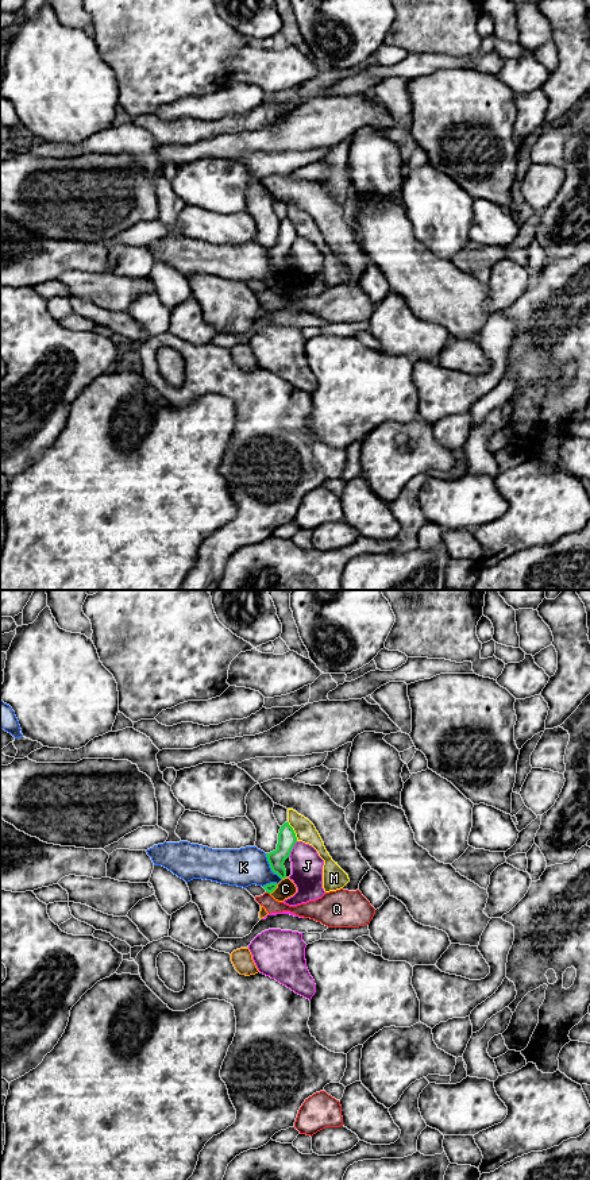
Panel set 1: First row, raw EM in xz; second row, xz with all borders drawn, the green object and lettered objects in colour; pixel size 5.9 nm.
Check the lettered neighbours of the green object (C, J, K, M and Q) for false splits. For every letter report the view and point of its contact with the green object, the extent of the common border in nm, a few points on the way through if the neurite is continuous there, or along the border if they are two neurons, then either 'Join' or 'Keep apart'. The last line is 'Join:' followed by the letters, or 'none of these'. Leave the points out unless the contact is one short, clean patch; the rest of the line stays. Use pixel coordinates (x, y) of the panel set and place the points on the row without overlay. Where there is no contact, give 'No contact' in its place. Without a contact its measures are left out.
C: Touches green at xz (284, 273). Shared border 30 nm. Boundary: xz (285, 272), (282, 274). Keep apart
J: Touches green at xz (292, 243). Shared border 110 nm. Keep apart
K: Touches green at xz (270, 262). Shared border 190 nm. Keep apart
M: Touches green at xz (293, 226). Shared border 130 nm. Keep apart
Q: Touches green at xz (267, 286). Shared border 30 nm. Keep apart
Join: none of these

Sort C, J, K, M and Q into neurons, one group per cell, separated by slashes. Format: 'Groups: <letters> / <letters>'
Groups: C / J / K / M / Q

